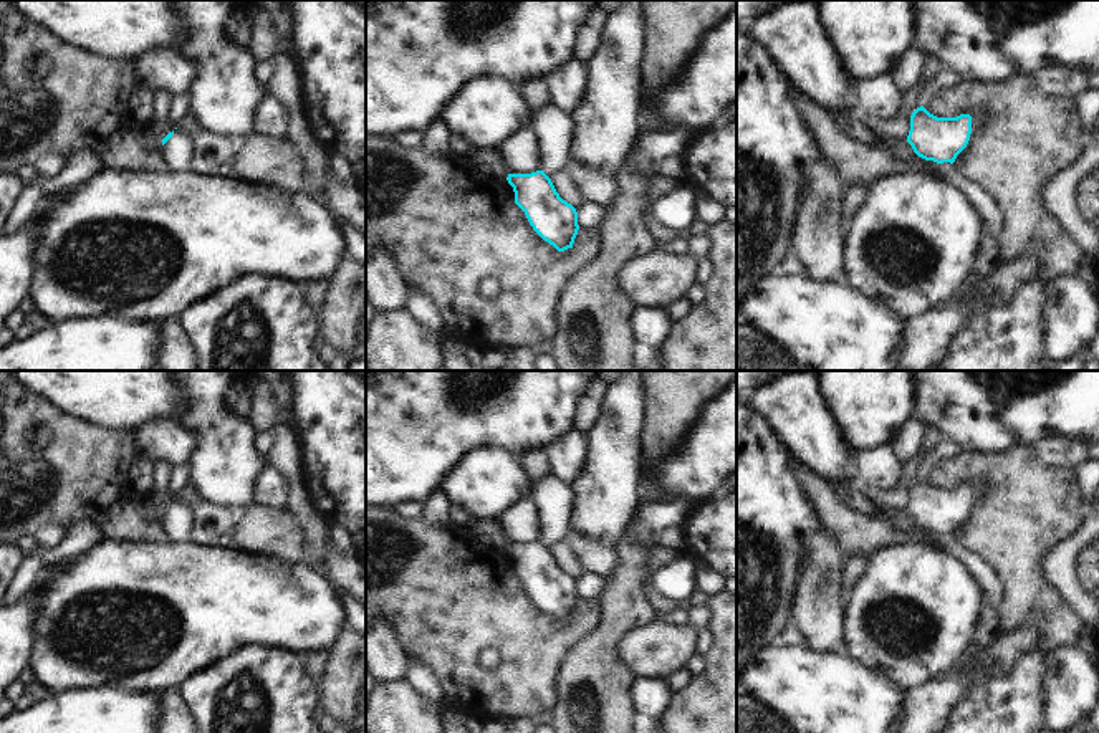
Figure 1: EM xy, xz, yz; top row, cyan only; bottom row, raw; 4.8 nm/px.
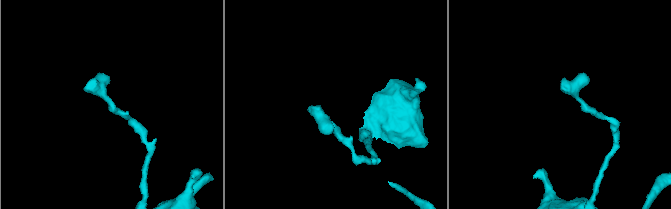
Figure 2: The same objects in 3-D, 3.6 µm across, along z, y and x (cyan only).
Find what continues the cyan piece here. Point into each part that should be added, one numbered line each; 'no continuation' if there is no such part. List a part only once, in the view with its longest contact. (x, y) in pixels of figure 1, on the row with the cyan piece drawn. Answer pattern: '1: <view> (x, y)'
no continuation

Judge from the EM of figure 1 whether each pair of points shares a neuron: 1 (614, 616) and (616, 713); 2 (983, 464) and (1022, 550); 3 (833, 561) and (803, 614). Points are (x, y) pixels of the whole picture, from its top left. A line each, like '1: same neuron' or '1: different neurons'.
1: same neuron
2: same neuron
3: same neuron

